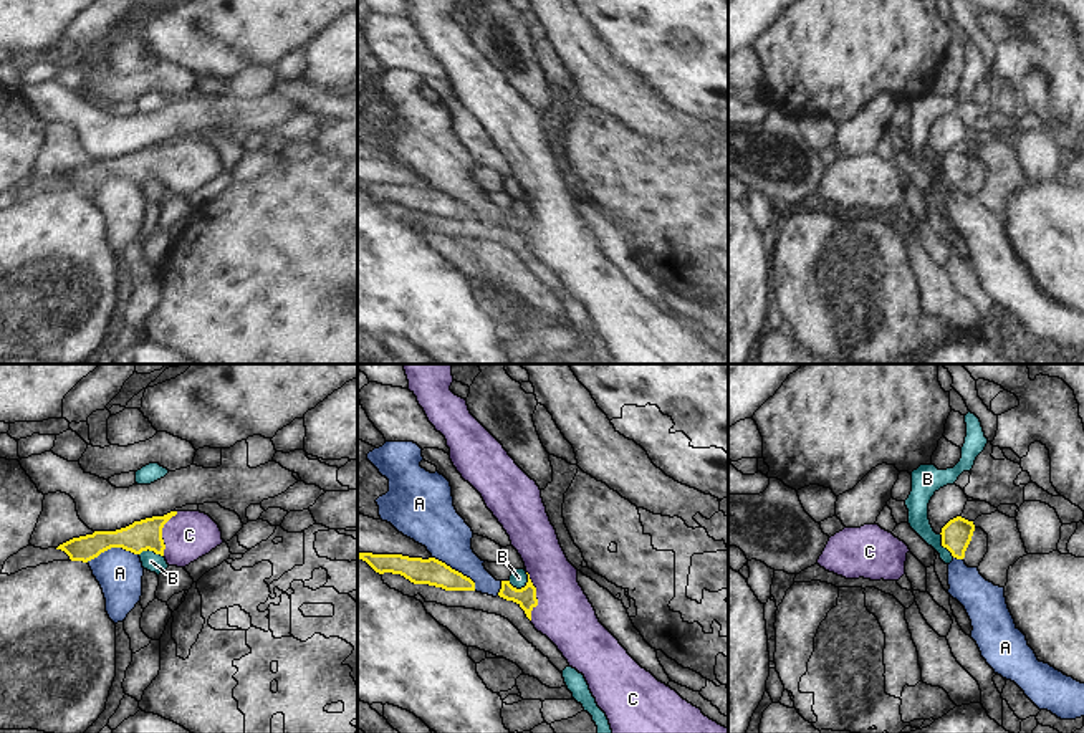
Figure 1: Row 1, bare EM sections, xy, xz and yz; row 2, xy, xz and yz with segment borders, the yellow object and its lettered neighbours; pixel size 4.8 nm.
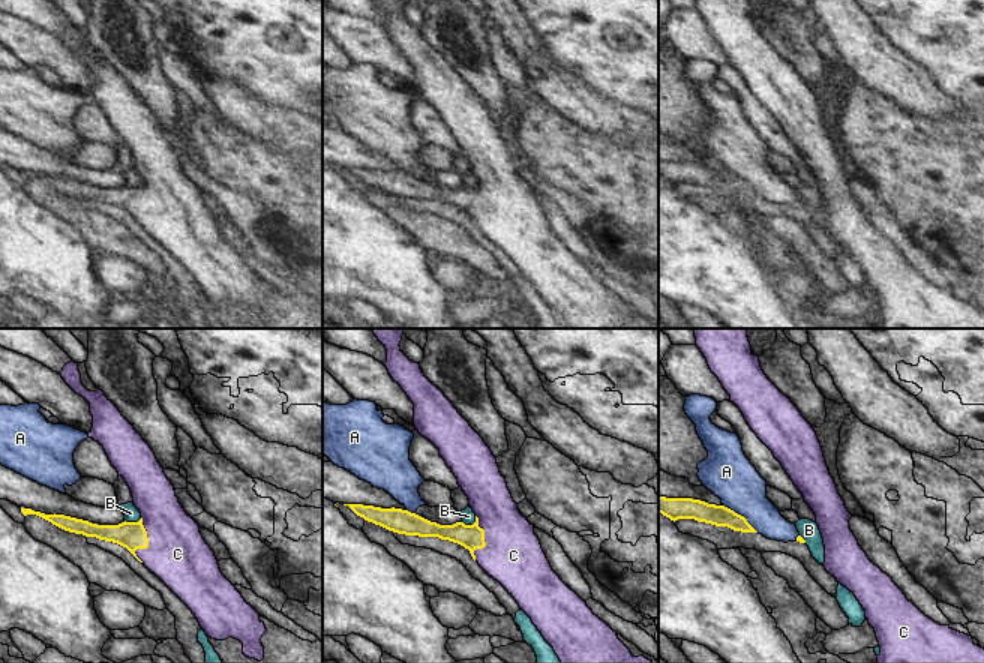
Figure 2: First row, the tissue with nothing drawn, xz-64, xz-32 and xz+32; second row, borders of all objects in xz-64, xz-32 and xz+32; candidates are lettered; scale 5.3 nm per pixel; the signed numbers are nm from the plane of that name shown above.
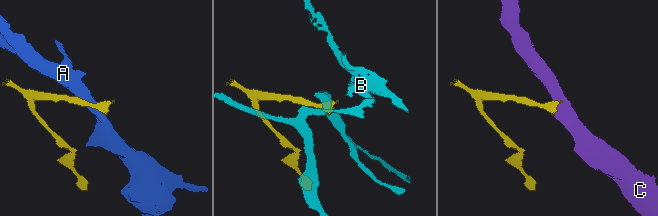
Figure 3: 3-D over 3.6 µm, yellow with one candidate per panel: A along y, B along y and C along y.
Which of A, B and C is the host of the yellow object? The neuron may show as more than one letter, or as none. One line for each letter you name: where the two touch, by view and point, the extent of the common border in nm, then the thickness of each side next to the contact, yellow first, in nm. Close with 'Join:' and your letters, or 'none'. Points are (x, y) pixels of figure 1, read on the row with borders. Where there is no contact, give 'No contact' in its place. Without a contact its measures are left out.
C: Touches yellow at xz (535, 596). Shared border 240 nm. Thickness 100 nm (yellow) against 280 nm
Join: C

